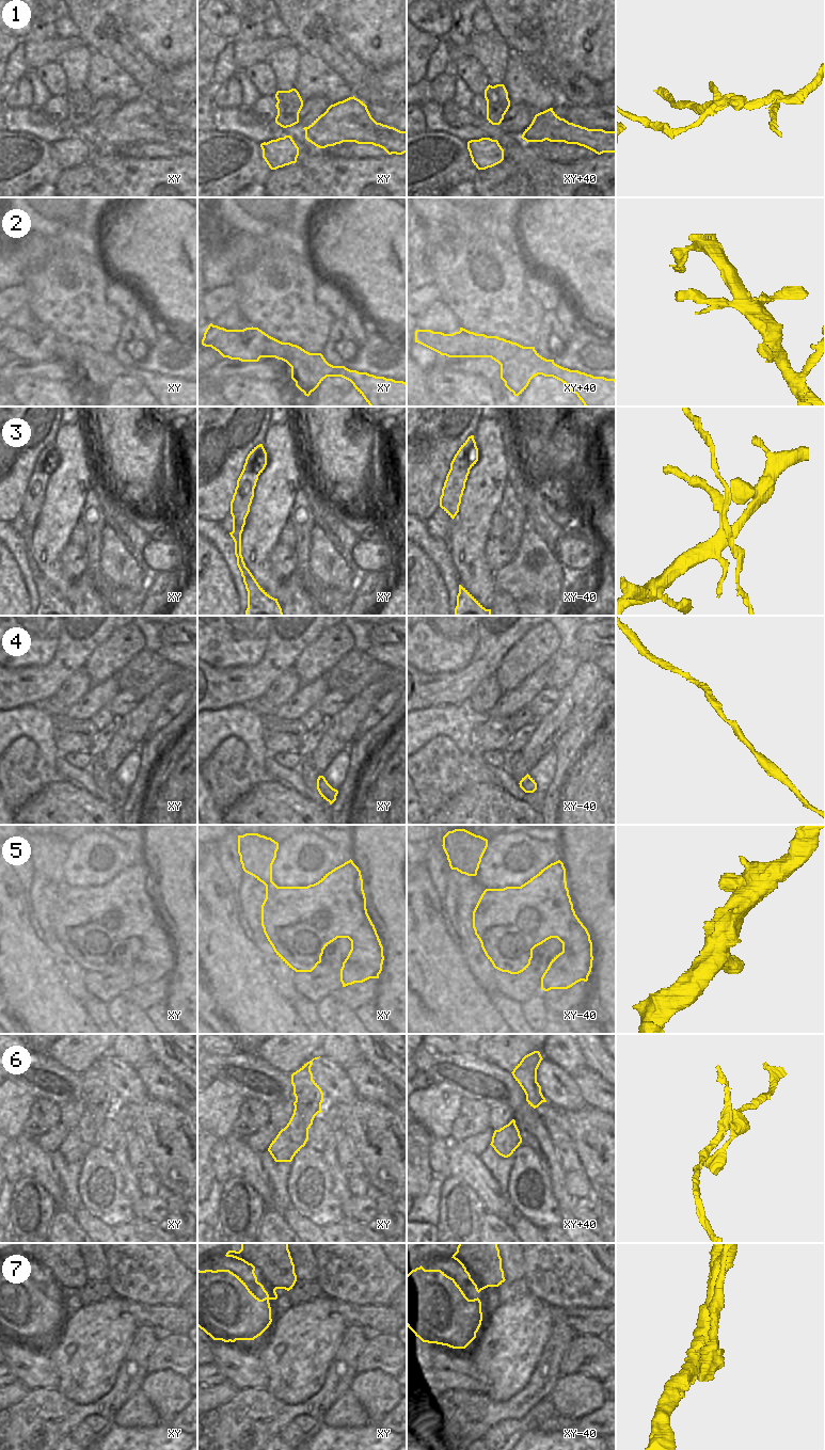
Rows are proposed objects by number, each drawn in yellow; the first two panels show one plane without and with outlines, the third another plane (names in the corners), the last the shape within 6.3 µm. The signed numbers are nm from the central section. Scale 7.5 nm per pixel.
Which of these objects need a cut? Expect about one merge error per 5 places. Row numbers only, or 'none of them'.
1, 3, 6.

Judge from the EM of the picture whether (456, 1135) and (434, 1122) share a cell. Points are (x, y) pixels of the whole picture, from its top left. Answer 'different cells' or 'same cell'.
different cells

